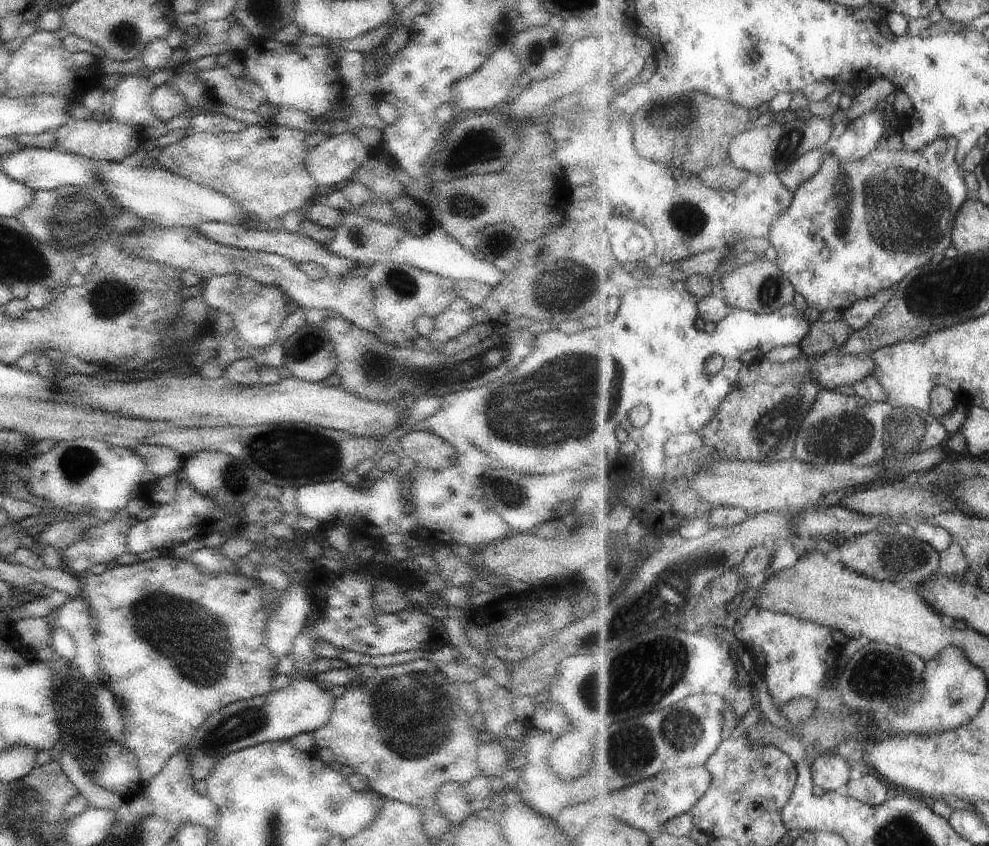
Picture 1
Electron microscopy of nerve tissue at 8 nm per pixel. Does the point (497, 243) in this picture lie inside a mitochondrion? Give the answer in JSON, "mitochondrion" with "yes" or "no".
{"mitochondrion":"yes"}

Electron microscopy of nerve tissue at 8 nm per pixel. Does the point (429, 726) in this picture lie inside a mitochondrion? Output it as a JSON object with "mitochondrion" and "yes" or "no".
{"mitochondrion":"yes"}

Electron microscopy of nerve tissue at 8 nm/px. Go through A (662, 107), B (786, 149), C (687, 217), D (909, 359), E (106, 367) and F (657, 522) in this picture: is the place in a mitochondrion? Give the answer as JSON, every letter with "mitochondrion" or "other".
{"A":"other","B":"mitochondrion","C":"mitochondrion","D":"other","E":"other","F":"other"}

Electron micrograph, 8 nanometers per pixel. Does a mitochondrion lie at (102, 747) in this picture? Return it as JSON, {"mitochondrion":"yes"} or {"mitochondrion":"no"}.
{"mitochondrion":"no"}

